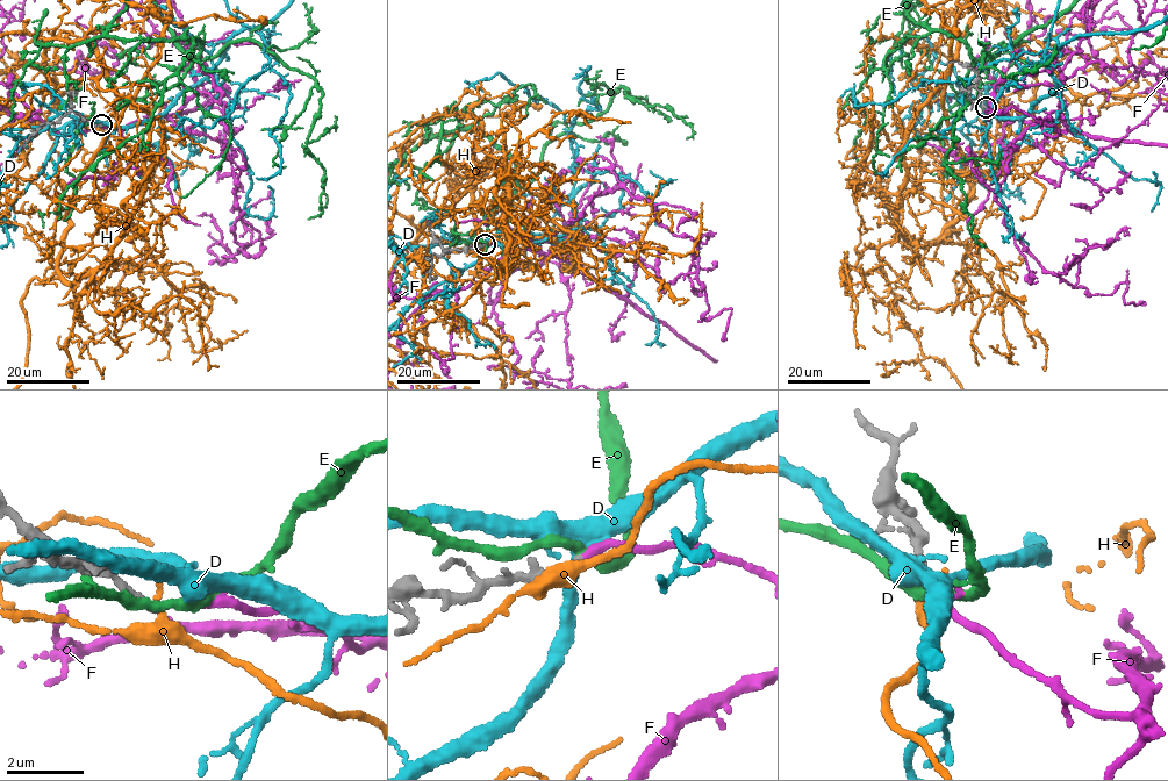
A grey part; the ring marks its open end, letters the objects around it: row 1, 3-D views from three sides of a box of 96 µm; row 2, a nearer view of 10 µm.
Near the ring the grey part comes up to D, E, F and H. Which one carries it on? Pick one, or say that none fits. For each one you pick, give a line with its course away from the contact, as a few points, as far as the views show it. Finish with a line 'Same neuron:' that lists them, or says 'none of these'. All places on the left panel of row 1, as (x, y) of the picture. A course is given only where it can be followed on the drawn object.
F: via (101, 124), (169, 117), (200, 92), (224, 104), (249, 245), (222, 263), (214, 243), (236, 262), (209, 262)
Same neuron: F

